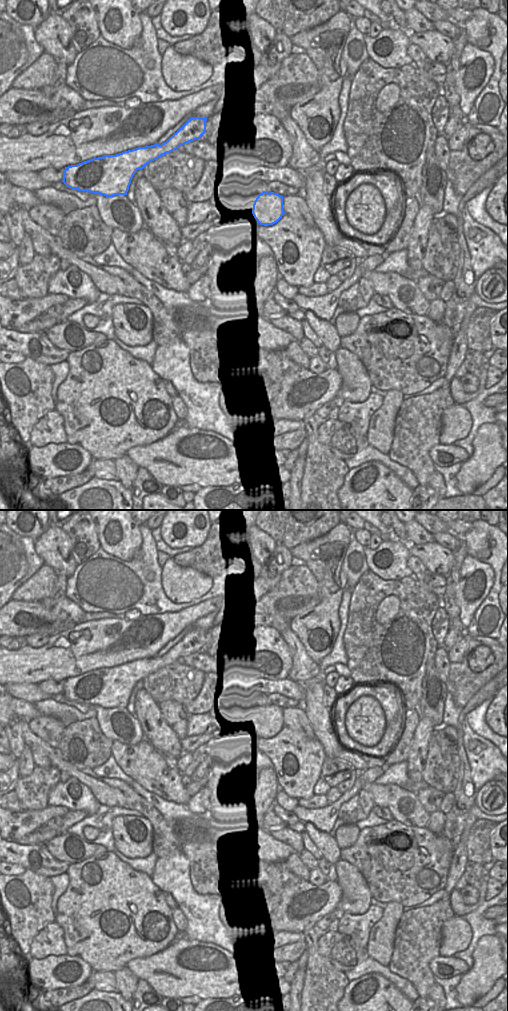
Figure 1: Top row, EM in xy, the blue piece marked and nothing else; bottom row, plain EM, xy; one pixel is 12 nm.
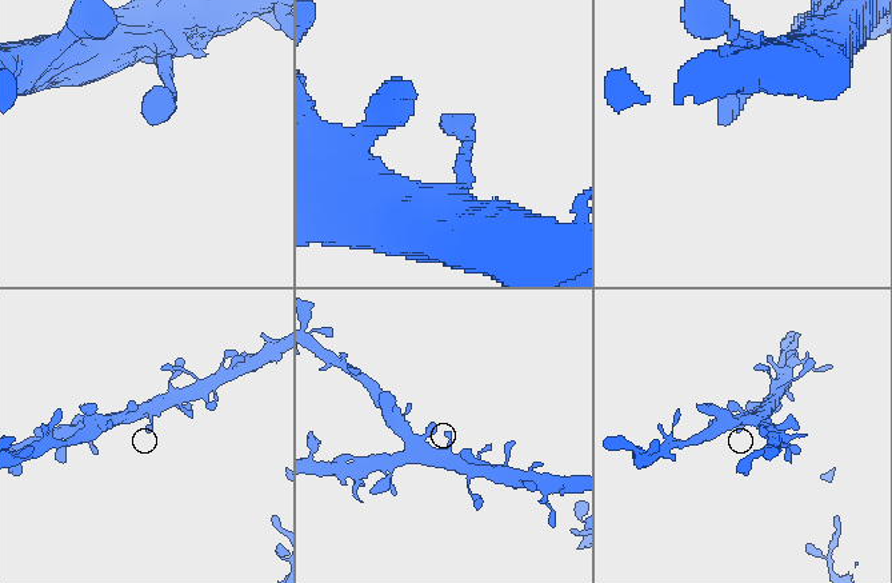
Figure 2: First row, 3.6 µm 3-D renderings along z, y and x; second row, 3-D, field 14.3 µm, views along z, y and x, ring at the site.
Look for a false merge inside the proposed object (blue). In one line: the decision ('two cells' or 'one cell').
one cell

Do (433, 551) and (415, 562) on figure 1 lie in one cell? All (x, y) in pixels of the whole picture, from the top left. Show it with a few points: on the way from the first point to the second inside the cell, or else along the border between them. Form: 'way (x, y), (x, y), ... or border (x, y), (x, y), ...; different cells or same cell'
border (411, 554), (416, 556), (426, 568); different cells

